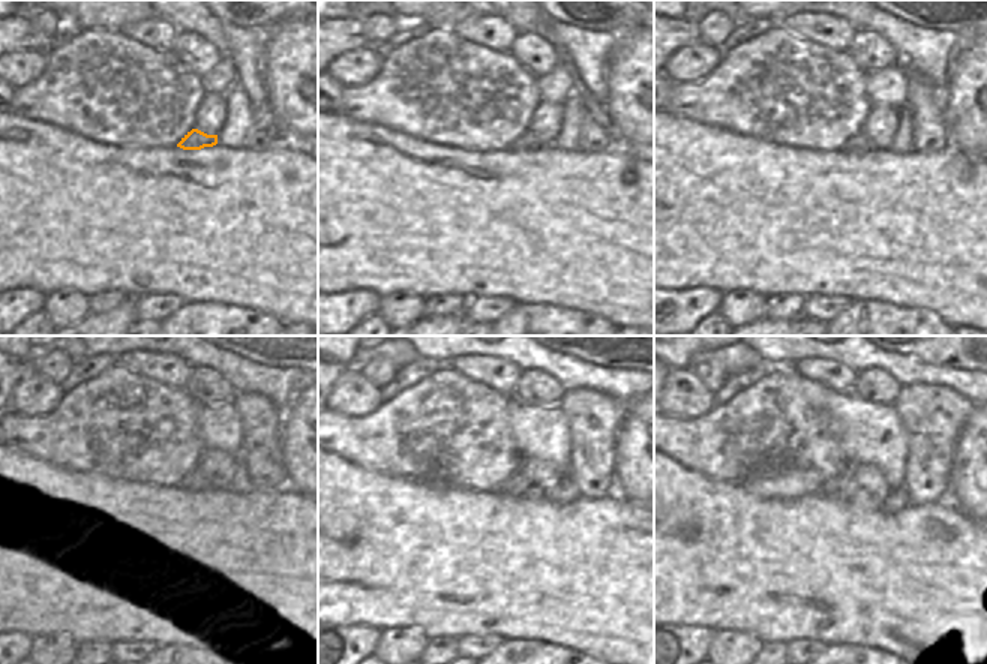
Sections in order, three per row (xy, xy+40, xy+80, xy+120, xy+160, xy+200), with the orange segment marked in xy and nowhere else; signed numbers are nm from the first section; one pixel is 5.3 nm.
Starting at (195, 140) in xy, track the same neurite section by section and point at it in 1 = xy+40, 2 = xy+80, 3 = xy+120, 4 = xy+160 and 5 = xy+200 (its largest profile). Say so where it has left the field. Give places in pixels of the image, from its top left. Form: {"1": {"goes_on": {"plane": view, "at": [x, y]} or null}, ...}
{"1": {"goes_on": {"plane": "xy+40", "at": [527, 143]}}, "2": {"goes_on": {"plane": "xy+80", "at": [858, 144]}}, "3": {"goes_on": {"plane": "xy+120", "at": [192, 481]}}, "4": {"goes_on": {"plane": "xy+160", "at": [515, 486]}}, "5": {"goes_on": {"plane": "xy+200", "at": [842, 489]}}}

